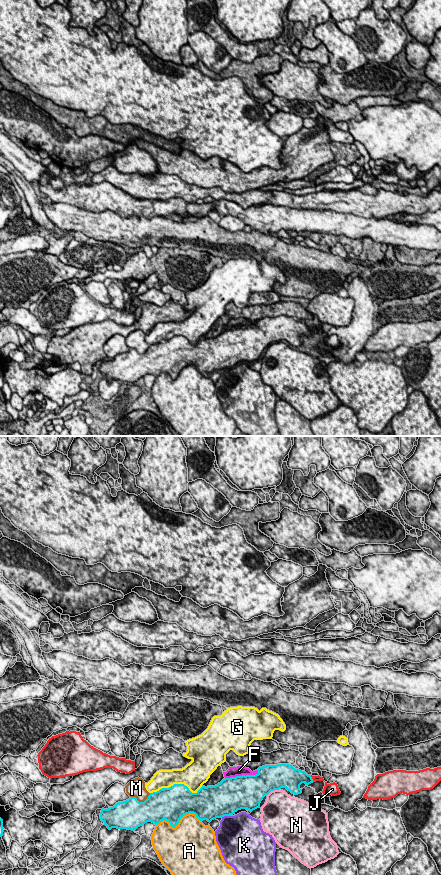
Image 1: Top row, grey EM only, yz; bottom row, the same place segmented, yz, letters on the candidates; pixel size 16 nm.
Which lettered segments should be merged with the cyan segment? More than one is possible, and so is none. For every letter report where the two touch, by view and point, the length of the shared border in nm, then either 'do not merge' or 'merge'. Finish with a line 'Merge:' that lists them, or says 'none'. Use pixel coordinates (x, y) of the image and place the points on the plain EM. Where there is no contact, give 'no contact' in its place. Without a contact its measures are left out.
A: meets cyan in yz at (178, 374); contact 750 nm long; do not merge
F: meets cyan in yz at (242, 327); contact 550 nm long; merge
G: meets cyan in yz at (176, 336); contact 850 nm long; do not merge
J: meets cyan in yz at (311, 330); contact 130 nm long; do not merge
K: meets cyan in yz at (225, 367); contact 130 nm long; do not merge
M: meets cyan in yz at (140, 354); contact 340 nm long; do not merge
N: meets cyan in yz at (273, 342); contact 260 nm long; do not merge
Merge: F

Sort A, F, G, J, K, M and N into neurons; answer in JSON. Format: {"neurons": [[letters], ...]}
{"neurons": [["A"], ["F"], ["G"], ["J"], ["K"], ["M"], ["N"]]}

